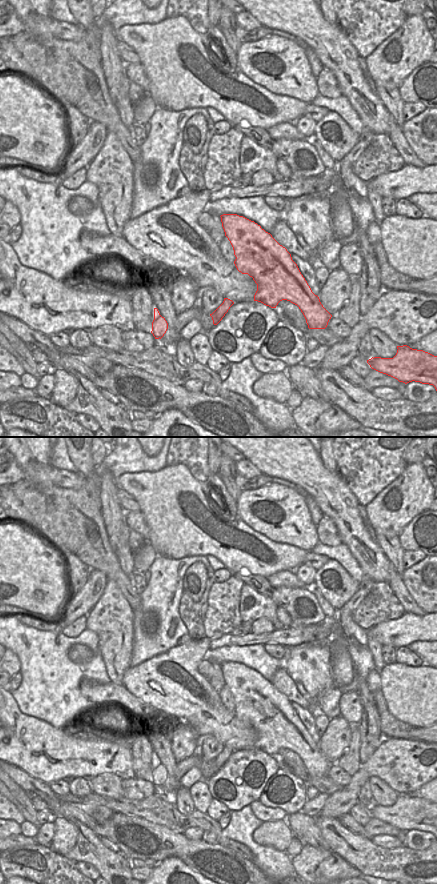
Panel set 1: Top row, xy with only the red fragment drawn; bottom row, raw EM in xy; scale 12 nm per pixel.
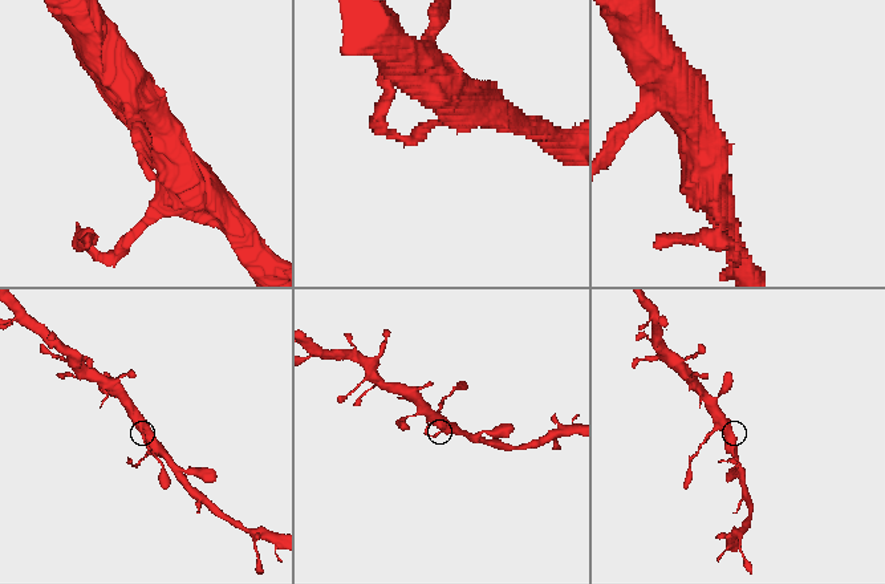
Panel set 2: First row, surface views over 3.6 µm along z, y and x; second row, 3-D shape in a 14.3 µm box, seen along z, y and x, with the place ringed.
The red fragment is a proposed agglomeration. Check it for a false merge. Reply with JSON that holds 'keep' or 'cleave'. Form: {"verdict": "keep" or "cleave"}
{"verdict": "keep"}

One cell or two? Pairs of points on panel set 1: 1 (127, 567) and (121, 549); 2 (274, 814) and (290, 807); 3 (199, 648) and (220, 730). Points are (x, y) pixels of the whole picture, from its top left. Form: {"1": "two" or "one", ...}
{"1": "one", "2": "two", "3": "one"}

